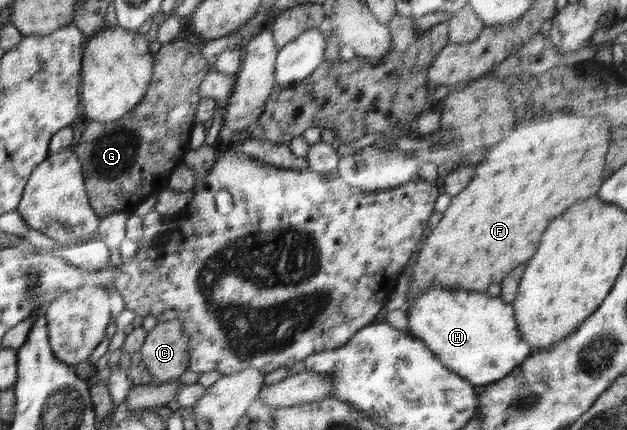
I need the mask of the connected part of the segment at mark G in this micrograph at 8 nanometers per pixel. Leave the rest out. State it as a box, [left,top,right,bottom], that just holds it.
[73,37,212,219]

